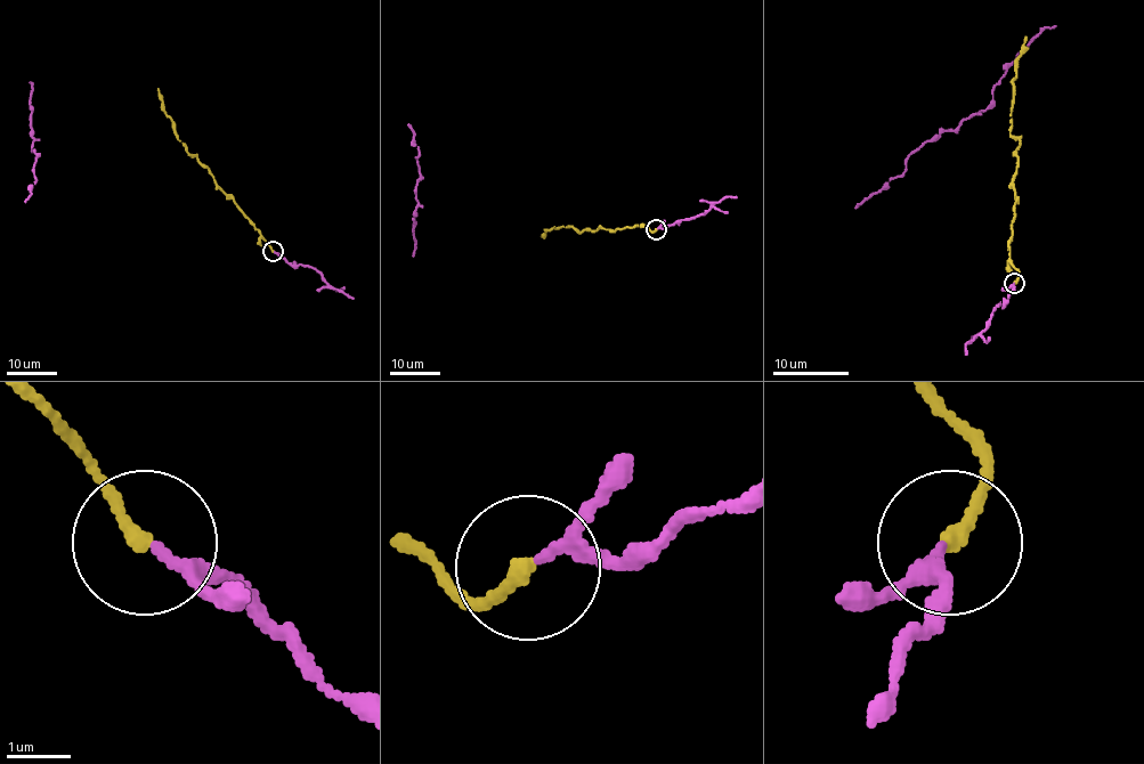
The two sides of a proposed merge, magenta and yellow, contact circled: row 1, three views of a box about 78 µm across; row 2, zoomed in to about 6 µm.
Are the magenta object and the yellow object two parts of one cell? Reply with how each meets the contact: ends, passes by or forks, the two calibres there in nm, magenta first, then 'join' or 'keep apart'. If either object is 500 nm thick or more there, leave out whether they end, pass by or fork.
magenta passes by; yellow ends; calibres 160 and 240 nm; join

